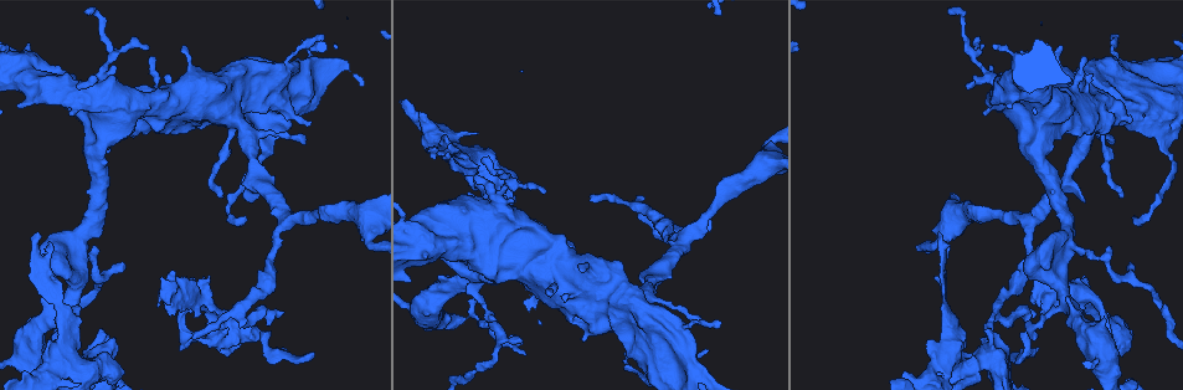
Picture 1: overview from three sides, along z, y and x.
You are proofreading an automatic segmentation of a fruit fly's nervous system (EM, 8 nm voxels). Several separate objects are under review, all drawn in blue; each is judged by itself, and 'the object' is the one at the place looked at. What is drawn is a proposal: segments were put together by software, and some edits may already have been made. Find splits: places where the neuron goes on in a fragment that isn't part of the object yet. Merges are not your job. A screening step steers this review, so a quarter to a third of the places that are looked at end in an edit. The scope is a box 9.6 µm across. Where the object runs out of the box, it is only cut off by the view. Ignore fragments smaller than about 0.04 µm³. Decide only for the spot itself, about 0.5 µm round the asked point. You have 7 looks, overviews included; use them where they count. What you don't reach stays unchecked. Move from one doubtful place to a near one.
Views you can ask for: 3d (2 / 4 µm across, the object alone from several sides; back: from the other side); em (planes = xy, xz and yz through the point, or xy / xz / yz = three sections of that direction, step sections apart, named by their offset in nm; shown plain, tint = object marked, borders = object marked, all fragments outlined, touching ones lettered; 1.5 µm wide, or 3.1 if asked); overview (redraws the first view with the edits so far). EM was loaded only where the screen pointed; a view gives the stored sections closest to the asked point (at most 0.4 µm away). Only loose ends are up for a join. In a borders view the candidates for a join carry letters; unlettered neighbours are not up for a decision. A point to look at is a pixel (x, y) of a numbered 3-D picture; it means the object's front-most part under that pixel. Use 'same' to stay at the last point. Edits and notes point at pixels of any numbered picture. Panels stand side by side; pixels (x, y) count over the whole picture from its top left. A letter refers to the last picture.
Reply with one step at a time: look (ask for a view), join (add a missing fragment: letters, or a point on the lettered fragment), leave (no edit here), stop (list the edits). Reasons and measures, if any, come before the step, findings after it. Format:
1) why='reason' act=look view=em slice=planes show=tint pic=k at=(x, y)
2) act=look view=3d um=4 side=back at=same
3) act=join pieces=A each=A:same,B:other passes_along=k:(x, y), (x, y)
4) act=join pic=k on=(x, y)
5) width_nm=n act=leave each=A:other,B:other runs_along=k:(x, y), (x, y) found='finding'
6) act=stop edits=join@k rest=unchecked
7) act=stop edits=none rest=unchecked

why='free end' act=look view=em slice=xz step=4 show=tint pic=1 at=(475, 176)

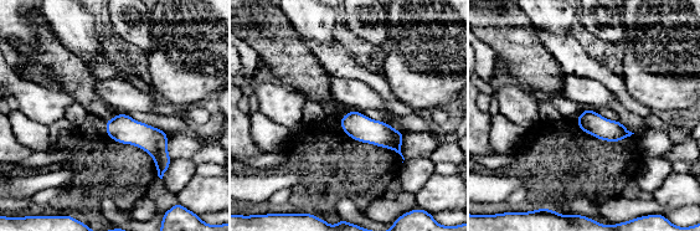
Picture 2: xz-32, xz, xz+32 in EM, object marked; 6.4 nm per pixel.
act=look view=em slice=planes show=borders at=same

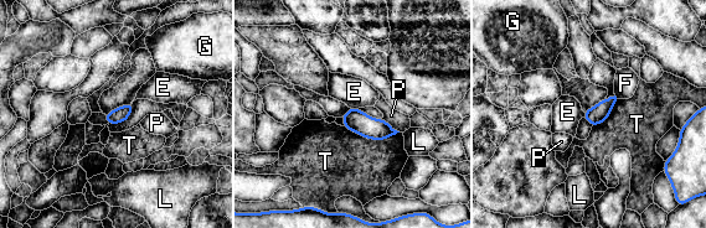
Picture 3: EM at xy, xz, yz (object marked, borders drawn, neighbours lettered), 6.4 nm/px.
act=leave each=E:other,F:other,G:other,L:other,P:other,T:other border=3:(350, 107), (357, 108) found='none of them fits'

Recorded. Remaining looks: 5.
why='an open end' act=look view=em slice=planes show=borders pic=1 at=(1048, 44)

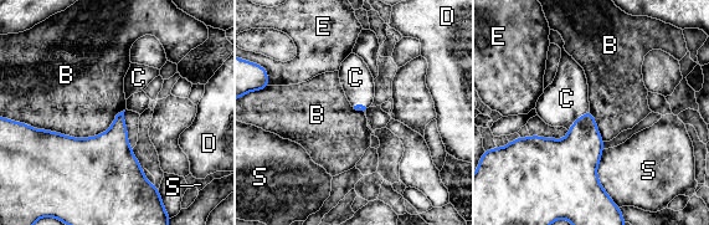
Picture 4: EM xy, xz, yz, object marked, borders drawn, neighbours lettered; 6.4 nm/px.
act=join pieces=C each=B:other,C:same,D:other,E:other,S:other passes_along=4:(575, 158), (576, 119), (566, 98) found='the neuron continues'

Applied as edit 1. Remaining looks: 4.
why='tapers out' act=look view=em slice=planes show=borders pic=1 at=(1085, 58)

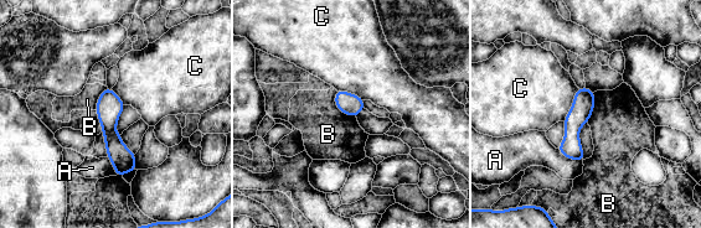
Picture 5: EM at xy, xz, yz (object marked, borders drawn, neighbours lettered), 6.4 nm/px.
longest_contact=C:240nm act=leave each=A:other,B:other,C:other border=5:(335, 91), (335, 105), (355, 117) found='none of them fits'

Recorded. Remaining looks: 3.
act=stop edits=join@4 rest=unchecked

